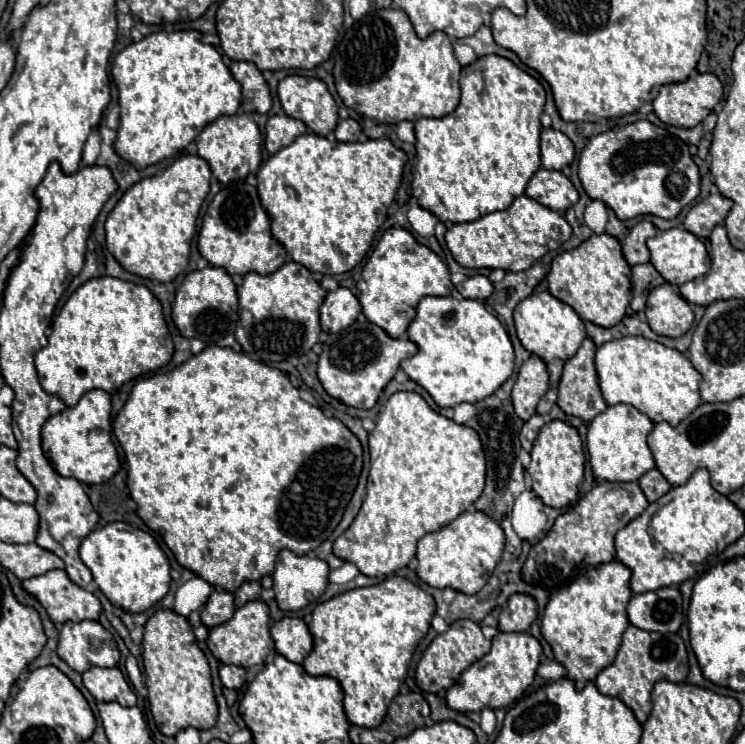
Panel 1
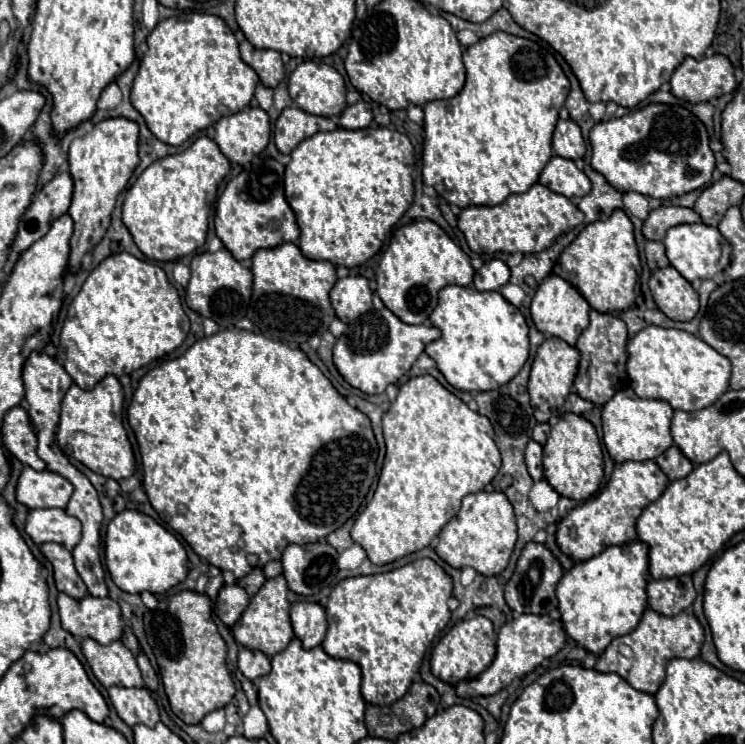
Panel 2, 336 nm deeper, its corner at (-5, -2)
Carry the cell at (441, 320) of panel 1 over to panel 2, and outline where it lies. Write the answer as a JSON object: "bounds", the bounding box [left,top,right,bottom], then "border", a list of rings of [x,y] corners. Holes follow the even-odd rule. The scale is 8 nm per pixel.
{"bounds":[425,285,529,391],"border":[[[447,285],[439,293],[439,305],[431,313],[431,323],[441,329],[441,337],[425,347],[425,353],[435,359],[445,379],[461,391],[491,391],[509,383],[529,357],[529,327],[519,307],[511,305],[499,291],[477,291],[475,287]]]}

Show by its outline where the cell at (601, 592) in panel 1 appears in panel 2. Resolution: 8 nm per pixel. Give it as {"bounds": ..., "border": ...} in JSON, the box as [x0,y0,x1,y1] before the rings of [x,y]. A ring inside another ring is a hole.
{"bounds":[557,541,649,655],"border":[[[643,541],[613,545],[587,561],[575,563],[575,567],[567,571],[557,585],[559,611],[565,633],[589,653],[601,655],[615,637],[623,633],[631,633],[637,627],[643,611],[647,609],[647,593],[645,593],[647,581],[649,581],[649,547]]]}

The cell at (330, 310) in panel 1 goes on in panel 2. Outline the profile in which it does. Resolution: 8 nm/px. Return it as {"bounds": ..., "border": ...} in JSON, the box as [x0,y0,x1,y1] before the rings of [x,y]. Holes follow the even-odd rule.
{"bounds":[329,275,373,323],"border":[[[349,275],[337,279],[329,297],[337,317],[345,323],[357,319],[359,315],[367,313],[373,307],[371,303],[373,291],[369,287],[369,281],[363,275]]]}

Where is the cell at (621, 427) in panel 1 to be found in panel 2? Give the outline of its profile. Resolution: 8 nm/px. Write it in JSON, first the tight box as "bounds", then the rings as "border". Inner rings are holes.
{"bounds":[603,387,673,463],"border":[[[631,387],[617,391],[603,405],[603,441],[615,463],[625,461],[647,461],[657,459],[667,447],[673,445],[671,437],[671,417],[673,409],[661,399],[641,399]]]}

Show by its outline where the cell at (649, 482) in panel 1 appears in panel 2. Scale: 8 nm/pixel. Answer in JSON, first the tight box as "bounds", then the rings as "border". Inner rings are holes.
{"bounds":[655,445,693,481],"border":[[[671,445],[663,455],[659,455],[659,459],[655,459],[657,465],[663,469],[663,473],[675,481],[675,479],[683,479],[685,475],[689,475],[689,471],[693,469],[693,463],[681,453],[681,449],[677,445]]]}

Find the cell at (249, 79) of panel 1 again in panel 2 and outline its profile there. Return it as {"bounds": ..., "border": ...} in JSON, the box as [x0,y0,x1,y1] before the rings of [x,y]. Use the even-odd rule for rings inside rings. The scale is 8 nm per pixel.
{"bounds":[241,39,285,87],"border":[[[247,39],[241,43],[241,59],[251,65],[265,87],[277,87],[285,75],[281,53],[273,49],[257,49]]]}

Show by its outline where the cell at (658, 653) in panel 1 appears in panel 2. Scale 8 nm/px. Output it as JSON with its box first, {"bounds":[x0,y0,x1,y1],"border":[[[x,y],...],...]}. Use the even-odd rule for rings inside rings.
{"bounds":[595,609,705,695],"border":[[[647,609],[639,621],[639,627],[633,633],[627,633],[623,637],[617,637],[611,641],[611,645],[599,655],[595,669],[601,673],[617,673],[635,689],[653,695],[653,693],[657,693],[659,685],[663,683],[663,673],[665,673],[667,661],[671,661],[675,657],[695,659],[701,651],[703,639],[705,639],[705,631],[693,613],[683,611],[679,615],[665,617],[665,615],[655,613],[653,609]],[[623,645],[631,649],[629,655],[623,655],[619,651]]]}

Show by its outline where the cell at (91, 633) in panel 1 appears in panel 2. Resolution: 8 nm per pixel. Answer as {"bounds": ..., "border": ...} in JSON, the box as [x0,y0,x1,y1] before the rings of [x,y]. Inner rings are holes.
{"bounds":[81,639,141,687],"border":[[[93,639],[81,643],[85,659],[103,687],[141,687],[141,671],[137,667],[135,655],[121,643],[113,641],[109,645],[99,645]]]}

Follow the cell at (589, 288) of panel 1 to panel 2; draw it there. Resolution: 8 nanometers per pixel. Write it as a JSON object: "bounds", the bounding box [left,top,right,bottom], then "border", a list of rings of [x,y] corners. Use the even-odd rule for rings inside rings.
{"bounds":[561,209,639,313],"border":[[[615,209],[609,219],[587,225],[575,241],[563,249],[561,277],[575,285],[587,303],[601,313],[621,313],[633,305],[639,295],[639,251],[633,235],[633,223],[623,209]]]}

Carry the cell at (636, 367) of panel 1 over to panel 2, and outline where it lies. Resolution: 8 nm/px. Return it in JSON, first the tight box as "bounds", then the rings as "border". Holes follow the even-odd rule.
{"bounds":[627,325,729,411],"border":[[[649,325],[629,339],[627,351],[627,373],[631,379],[631,387],[639,397],[663,399],[673,409],[681,411],[699,411],[715,403],[729,389],[729,359],[717,353],[701,337],[687,331]]]}

